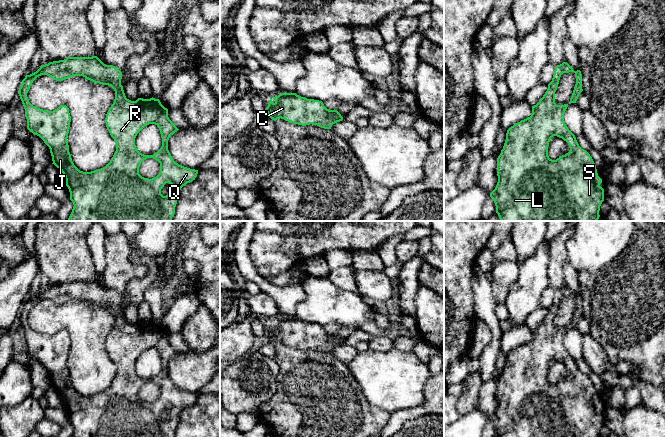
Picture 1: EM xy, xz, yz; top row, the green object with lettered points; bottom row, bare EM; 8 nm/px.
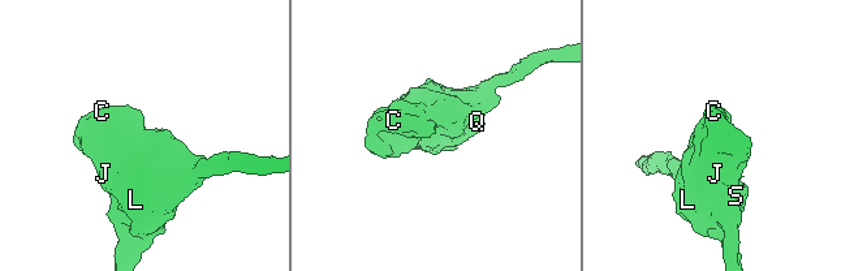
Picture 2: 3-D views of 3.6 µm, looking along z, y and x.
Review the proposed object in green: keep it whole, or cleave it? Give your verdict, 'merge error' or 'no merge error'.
no merge error

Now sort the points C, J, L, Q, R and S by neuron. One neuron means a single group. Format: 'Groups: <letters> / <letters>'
Groups: C J L Q R S

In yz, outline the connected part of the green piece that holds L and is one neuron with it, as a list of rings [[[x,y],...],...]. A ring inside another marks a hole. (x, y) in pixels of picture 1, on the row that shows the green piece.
[[[563,62],[555,67],[547,91],[539,102],[532,106],[531,116],[514,124],[507,130],[503,149],[497,158],[498,182],[495,189],[490,193],[500,221],[597,221],[600,217],[600,206],[604,201],[604,189],[600,186],[602,179],[598,176],[592,157],[579,146],[575,135],[564,122],[564,113],[568,104],[557,105],[555,103],[555,92],[560,77],[563,73],[569,72],[574,72],[576,77],[570,103],[576,103],[583,91],[582,74],[580,70],[574,71],[567,62]],[[553,136],[562,138],[570,148],[568,153],[556,160],[552,160],[548,156],[548,146]]]

